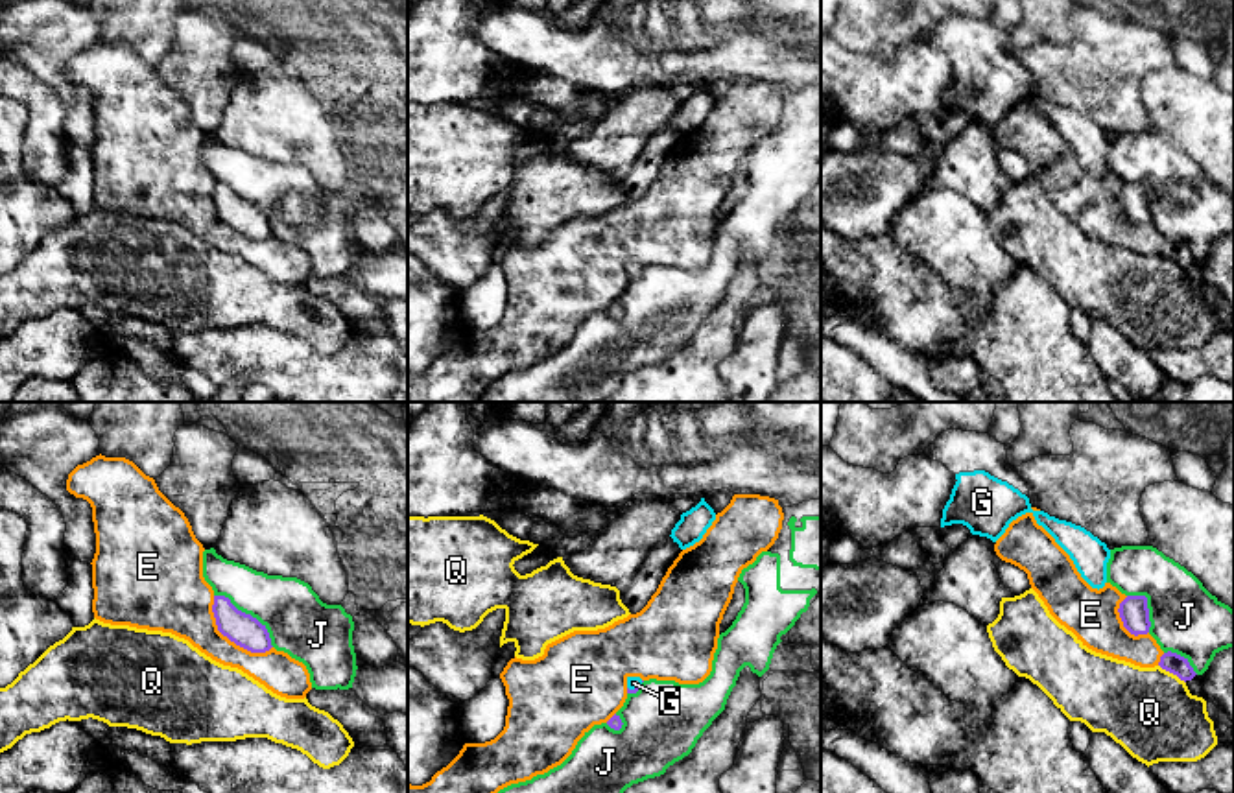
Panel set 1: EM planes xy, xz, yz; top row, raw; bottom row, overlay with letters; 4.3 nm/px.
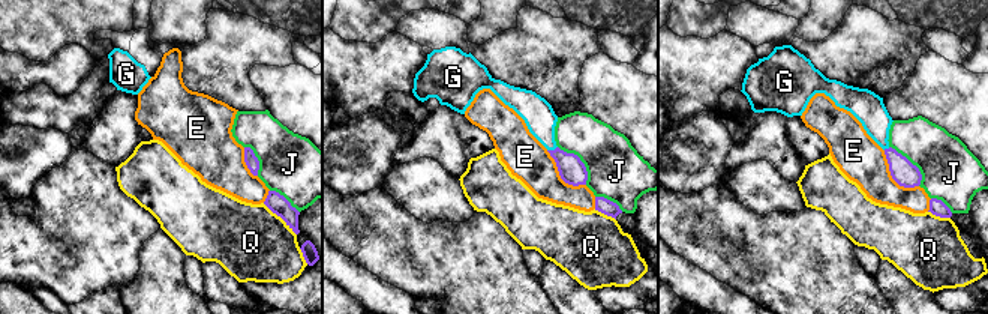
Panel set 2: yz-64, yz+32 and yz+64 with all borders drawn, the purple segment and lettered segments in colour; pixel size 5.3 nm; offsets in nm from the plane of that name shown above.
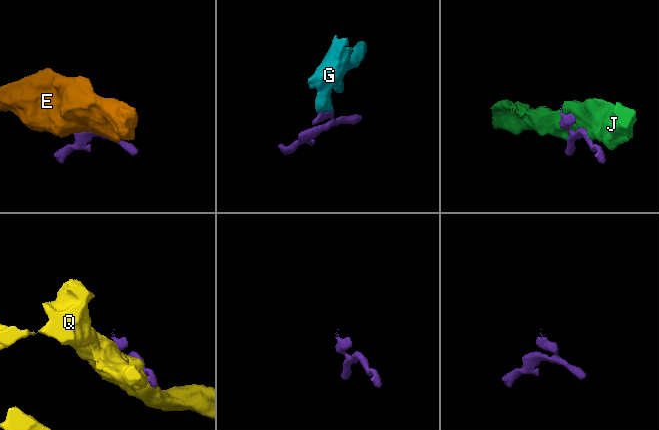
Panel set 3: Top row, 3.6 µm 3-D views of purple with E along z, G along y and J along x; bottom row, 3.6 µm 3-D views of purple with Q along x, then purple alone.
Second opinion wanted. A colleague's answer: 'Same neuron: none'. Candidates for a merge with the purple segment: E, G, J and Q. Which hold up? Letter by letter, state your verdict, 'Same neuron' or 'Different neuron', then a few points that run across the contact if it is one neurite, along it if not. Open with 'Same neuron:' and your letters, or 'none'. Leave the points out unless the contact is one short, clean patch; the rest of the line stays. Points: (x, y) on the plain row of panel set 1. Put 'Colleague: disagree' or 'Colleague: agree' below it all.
Same neuron: G
E: Different neuron
G: Same neuron. Line: xz (635, 277), (635, 275), (633, 270)
J: Different neuron
Q: Different neuron
Colleague: disagree

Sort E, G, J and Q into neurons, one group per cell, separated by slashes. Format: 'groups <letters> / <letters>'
groups E / G / J / Q

